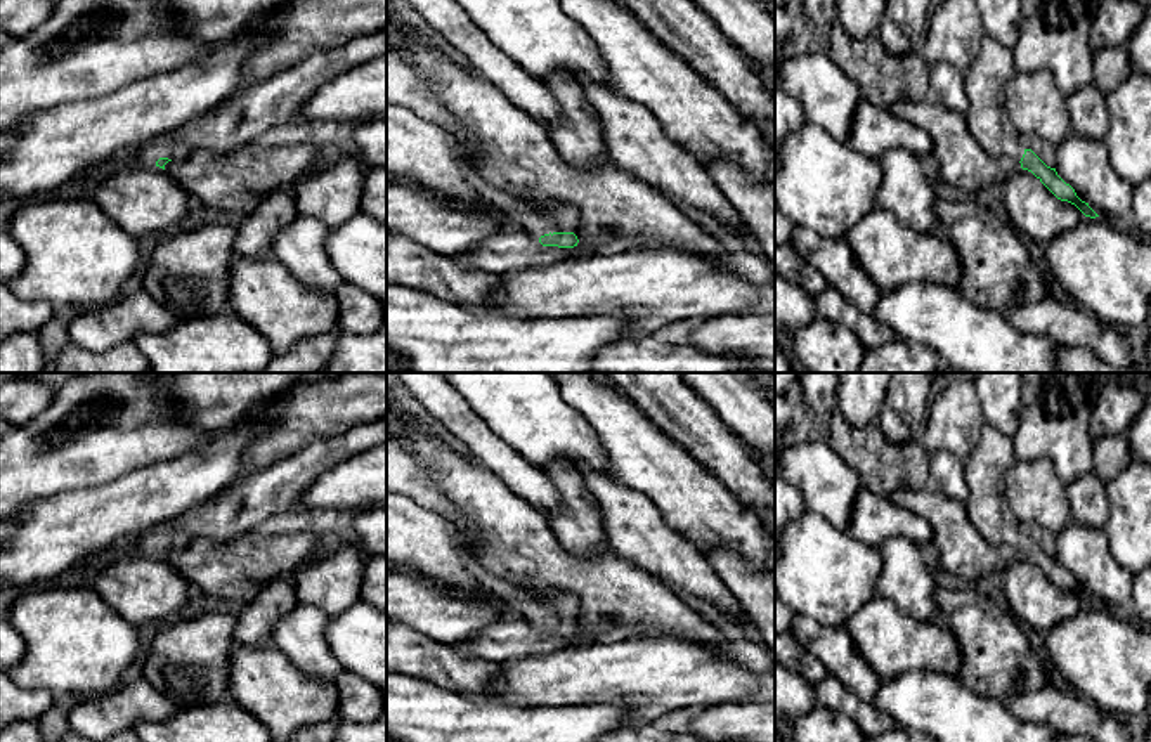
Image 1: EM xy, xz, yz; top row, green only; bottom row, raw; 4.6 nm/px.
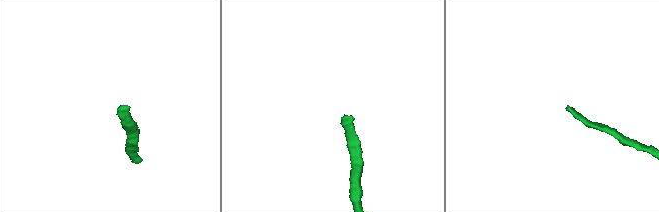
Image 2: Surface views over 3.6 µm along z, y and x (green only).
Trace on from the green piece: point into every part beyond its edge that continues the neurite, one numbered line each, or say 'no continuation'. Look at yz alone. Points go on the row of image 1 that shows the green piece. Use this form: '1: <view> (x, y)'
1: yz (985, 80)

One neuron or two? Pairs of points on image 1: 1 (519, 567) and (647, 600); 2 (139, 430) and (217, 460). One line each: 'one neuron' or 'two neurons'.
1: one neuron
2: two neurons

